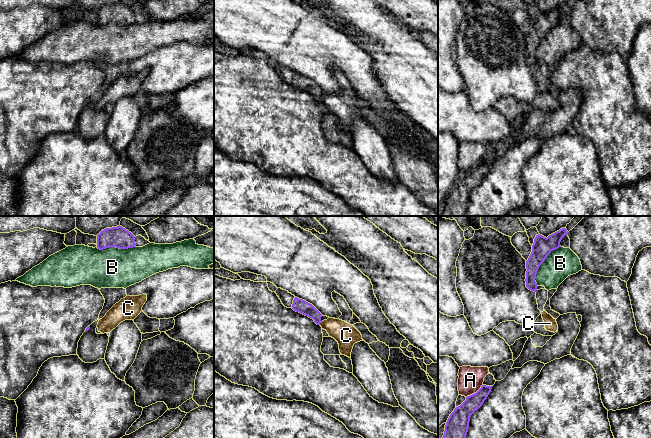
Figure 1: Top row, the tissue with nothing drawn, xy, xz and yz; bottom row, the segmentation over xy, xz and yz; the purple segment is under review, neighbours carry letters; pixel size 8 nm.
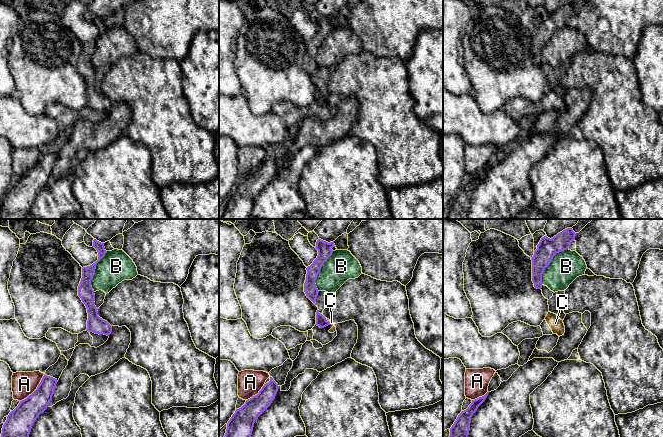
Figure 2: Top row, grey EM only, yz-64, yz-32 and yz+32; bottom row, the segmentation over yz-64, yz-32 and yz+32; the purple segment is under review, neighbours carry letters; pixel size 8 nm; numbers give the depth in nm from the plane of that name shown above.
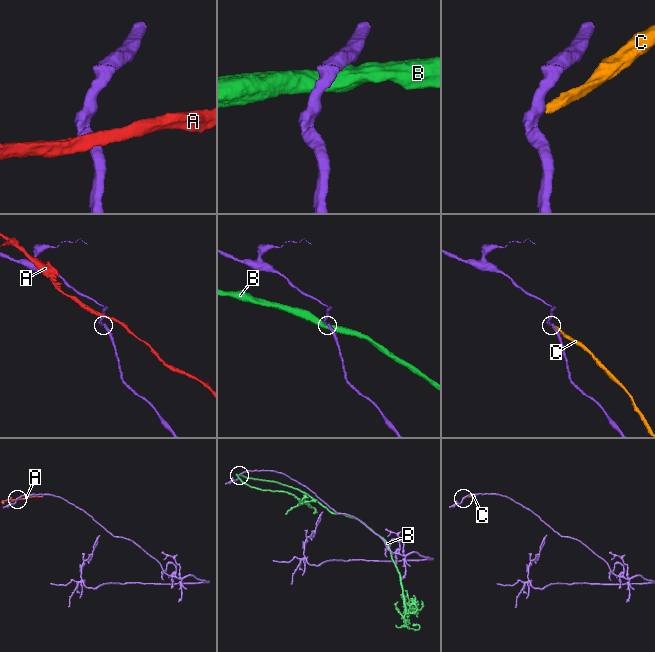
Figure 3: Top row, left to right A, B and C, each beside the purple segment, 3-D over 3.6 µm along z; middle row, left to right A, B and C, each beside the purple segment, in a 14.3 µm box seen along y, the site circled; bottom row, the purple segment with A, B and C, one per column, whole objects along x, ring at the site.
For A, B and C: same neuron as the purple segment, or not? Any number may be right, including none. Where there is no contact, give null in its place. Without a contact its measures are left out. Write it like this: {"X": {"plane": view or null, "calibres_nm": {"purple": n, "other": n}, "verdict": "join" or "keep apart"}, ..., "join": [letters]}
{"A": {"plane": "yz", "calibres_nm": {"purple": 170, "other": 200}, "verdict": "keep apart"}, "B": {"plane": "yz", "calibres_nm": {"purple": 160, "other": 240}, "verdict": "keep apart"}, "C": {"plane": "xz", "calibres_nm": {"purple": 110, "other": 180}, "verdict": "keep apart"}, "join": []}

